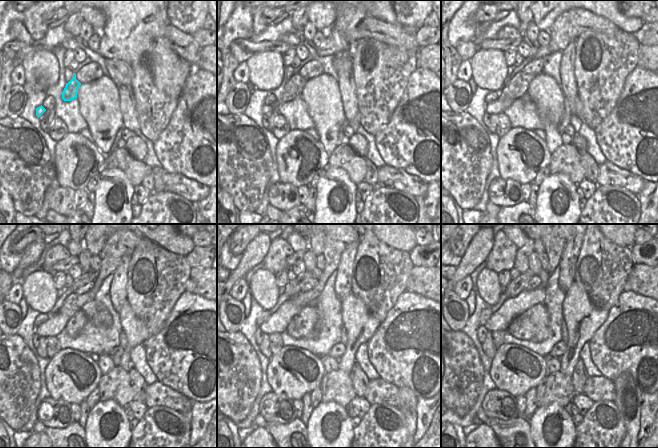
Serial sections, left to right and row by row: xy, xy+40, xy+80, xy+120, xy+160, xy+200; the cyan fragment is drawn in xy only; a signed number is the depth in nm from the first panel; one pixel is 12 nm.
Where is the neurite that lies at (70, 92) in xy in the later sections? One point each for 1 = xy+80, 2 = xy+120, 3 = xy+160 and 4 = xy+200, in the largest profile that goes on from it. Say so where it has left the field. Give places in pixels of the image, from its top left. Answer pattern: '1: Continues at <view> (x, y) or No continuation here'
1: Continues at xy+80 (517, 87)
2: Continues at xy+120 (54, 325)
3: Continues at xy+160 (278, 321)
4: Continues at xy+200 (513, 306).

